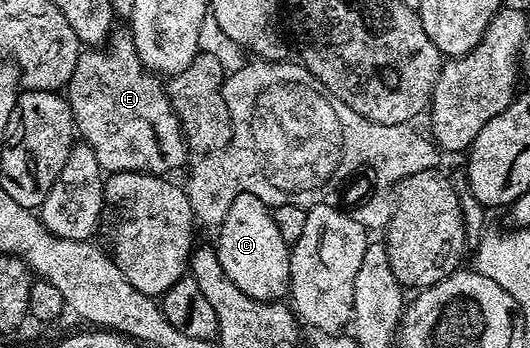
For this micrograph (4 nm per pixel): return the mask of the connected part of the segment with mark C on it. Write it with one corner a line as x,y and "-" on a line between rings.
248,193
239,194
232,206
228,206
228,214
216,235
220,266
224,266
224,274
232,278
241,292
254,300
271,302
281,301
287,295
290,287
291,249
280,236
273,211
260,198

